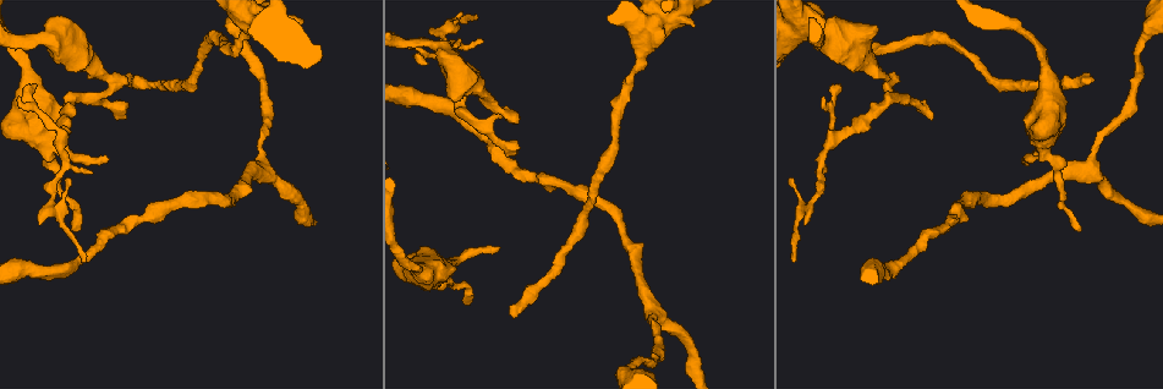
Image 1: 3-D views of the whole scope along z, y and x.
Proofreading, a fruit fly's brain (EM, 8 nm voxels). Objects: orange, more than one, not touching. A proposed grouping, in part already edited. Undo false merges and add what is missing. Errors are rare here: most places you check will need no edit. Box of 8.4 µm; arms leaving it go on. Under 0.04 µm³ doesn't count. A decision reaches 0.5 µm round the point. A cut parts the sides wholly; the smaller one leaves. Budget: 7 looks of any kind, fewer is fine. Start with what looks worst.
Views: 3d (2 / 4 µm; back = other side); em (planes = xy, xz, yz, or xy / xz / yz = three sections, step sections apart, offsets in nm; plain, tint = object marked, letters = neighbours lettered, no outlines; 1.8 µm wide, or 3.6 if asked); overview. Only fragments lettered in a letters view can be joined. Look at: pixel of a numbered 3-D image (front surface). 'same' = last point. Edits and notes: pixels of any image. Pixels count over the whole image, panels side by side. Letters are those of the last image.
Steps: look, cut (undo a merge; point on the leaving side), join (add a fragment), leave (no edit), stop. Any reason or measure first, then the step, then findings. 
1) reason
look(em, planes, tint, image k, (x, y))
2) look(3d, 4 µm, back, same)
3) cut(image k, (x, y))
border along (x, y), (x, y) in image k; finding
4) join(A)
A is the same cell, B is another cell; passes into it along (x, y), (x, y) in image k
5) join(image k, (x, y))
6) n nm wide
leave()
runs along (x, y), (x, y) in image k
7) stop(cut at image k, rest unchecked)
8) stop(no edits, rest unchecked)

an open end
look(em, 3.6 µm, planes, letters, image 1, (518, 315))

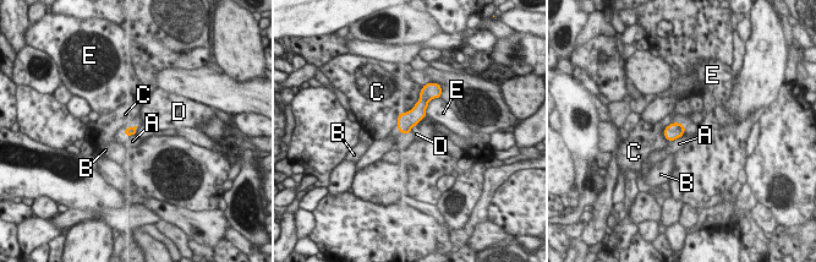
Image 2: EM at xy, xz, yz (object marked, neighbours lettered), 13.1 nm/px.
leave()
A, B, C, D and E are other cells; border along (415, 125), (408, 134) in image 2; none of them fits

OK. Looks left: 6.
branch stops here
look(em, planes, tint, image 1, (498, 247))

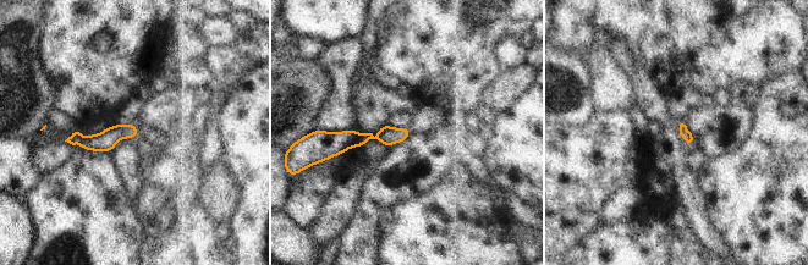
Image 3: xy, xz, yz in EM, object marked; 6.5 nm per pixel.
look(em, planes, letters, same)

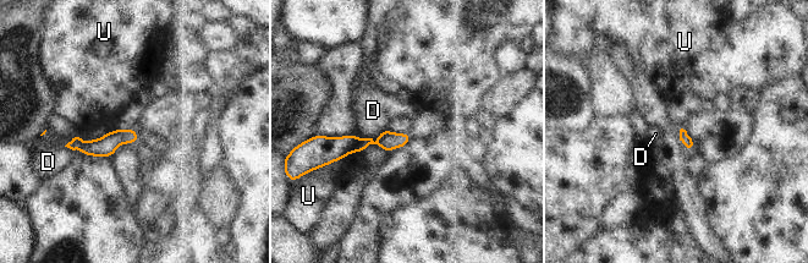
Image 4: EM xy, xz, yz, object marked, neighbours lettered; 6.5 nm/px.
leave()
D and U are other cells; runs along (407, 136), (383, 142), (334, 141) in image 4; none of them fits

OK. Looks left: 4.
an open end
look(em, planes, letters, image 1, (1076, 230))

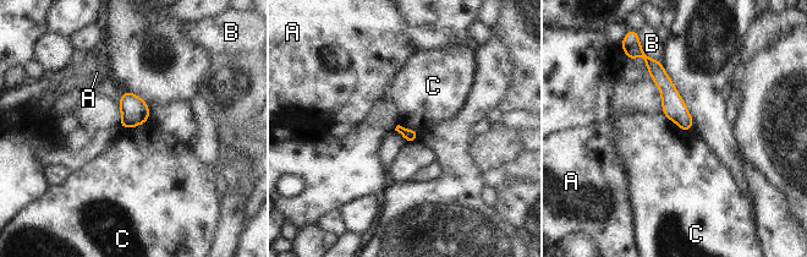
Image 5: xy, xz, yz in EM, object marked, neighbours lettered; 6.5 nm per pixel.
C touches over 170 nm
leave()
A, B and C are other cells; runs along (648, 61), (663, 81), (686, 127) in image 5; none of them fits

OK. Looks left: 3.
stop(no edits, rest unchecked)

